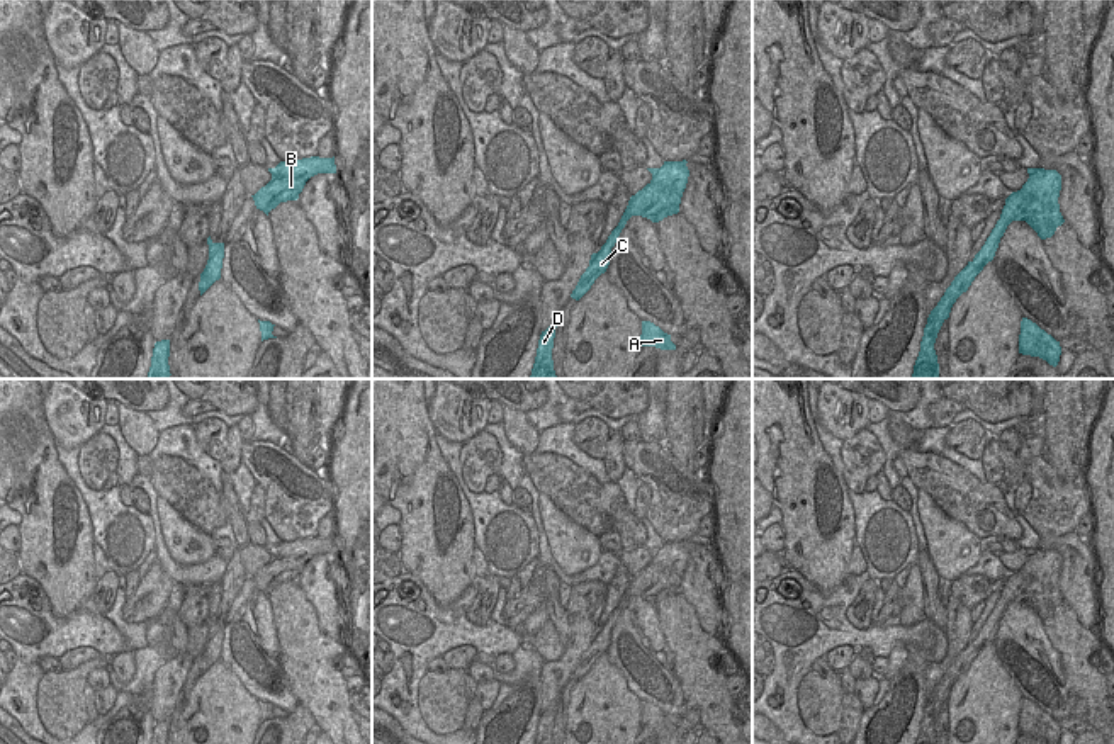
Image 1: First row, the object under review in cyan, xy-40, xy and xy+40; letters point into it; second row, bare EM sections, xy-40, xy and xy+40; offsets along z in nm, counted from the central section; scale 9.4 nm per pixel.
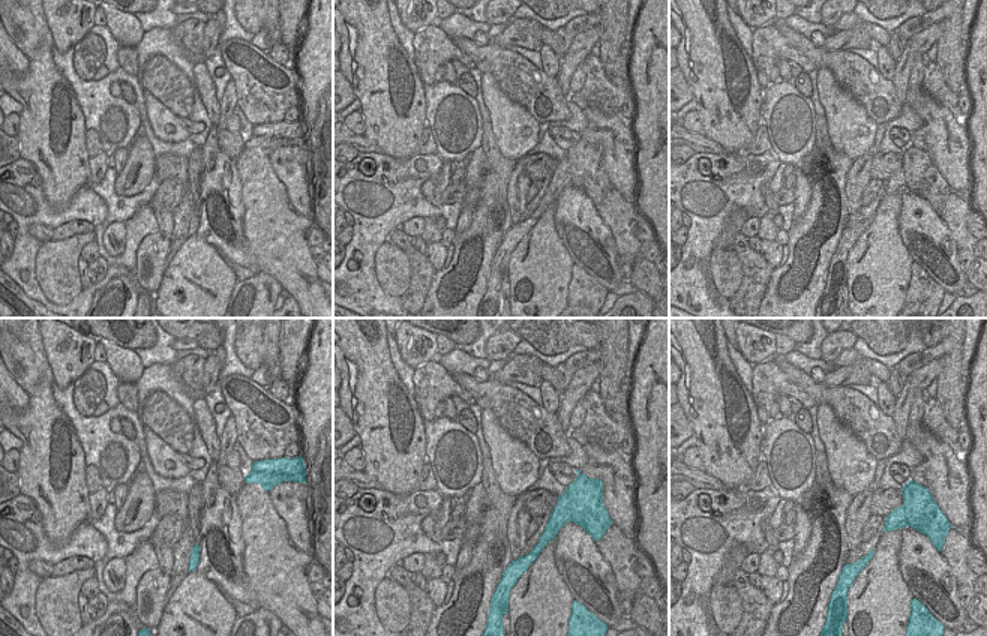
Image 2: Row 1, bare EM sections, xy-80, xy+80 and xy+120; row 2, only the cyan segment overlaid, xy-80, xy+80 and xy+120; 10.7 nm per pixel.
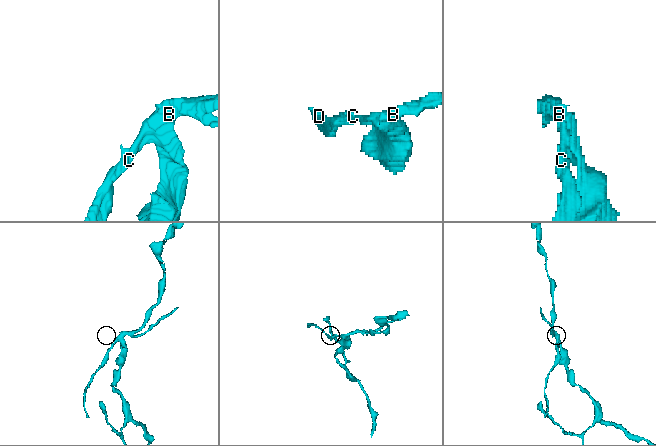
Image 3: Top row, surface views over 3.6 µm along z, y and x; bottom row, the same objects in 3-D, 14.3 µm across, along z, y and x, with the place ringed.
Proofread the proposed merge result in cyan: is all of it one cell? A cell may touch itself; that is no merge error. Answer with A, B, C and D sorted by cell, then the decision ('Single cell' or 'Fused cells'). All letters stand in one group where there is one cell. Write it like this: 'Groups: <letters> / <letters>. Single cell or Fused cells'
Groups: A / B C D. Fused cells

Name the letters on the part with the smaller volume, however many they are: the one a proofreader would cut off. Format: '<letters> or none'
B, C, D

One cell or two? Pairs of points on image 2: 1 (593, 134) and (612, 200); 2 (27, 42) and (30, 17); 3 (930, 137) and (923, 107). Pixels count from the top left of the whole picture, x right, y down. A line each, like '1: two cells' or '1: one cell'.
1: two cells
2: one cell
3: one cell

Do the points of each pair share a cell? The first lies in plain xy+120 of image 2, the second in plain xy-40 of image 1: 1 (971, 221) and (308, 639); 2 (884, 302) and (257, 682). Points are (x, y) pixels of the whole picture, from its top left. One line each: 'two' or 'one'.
1: two
2: two

